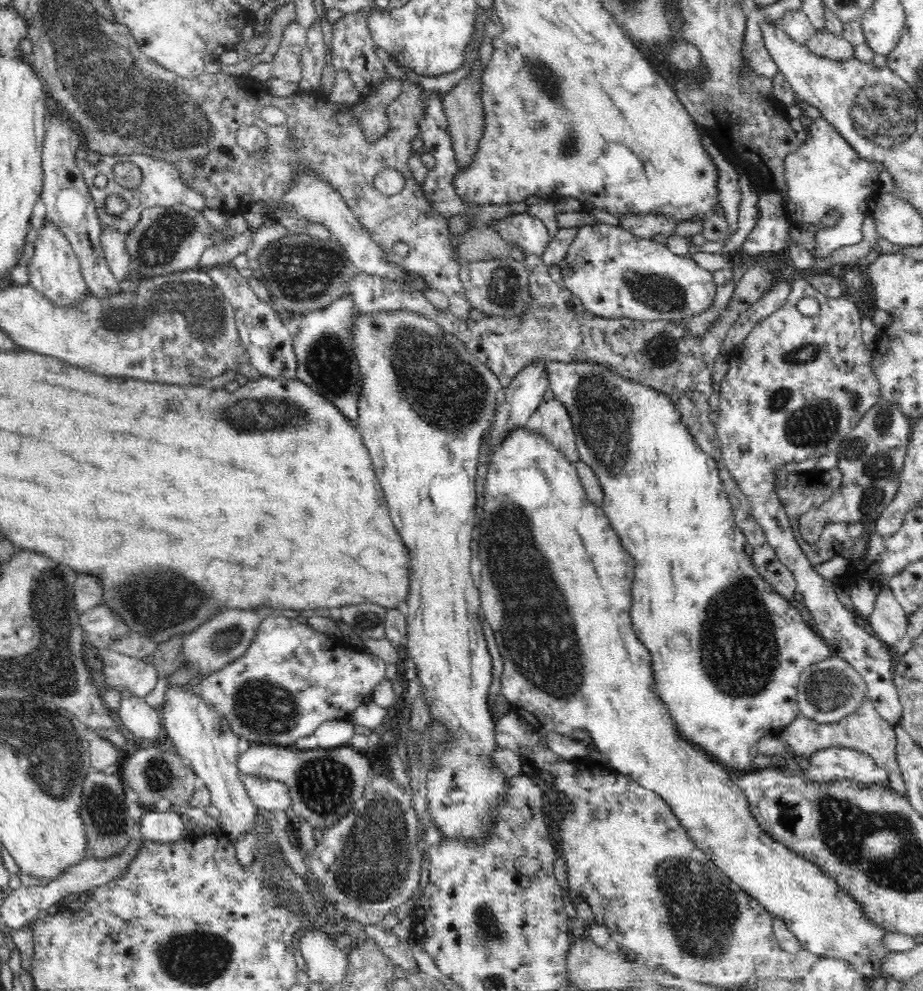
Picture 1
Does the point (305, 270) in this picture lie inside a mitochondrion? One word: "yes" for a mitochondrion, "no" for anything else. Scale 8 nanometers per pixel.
yes

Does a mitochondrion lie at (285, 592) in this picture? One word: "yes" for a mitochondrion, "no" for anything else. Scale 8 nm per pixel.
no

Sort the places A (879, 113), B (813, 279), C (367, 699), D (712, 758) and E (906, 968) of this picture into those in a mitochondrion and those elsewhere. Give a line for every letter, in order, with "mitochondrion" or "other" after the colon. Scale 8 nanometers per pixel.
A: mitochondrion
B: other
C: other
D: other
E: other

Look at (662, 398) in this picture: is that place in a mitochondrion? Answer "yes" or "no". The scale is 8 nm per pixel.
no

